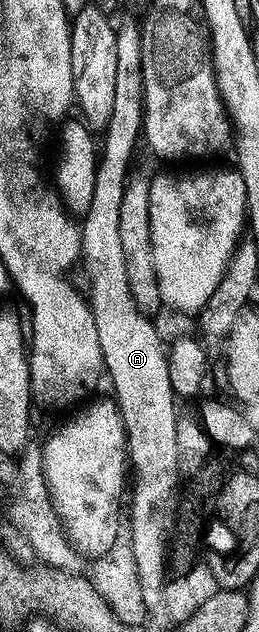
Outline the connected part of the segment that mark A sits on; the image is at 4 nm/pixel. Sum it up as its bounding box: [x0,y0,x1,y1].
[81,16,179,607]

